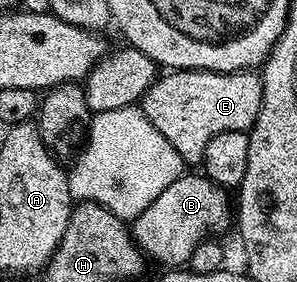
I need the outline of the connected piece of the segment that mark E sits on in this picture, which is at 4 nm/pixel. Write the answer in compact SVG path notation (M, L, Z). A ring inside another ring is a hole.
M170 70L159 75L154 85L142 95L140 107L142 112L176 146L176 154L180 154L183 165L201 165L202 155L216 134L224 134L228 130L249 133L256 122L256 114L260 114L260 98L262 97L262 77L257 71L245 72L196 72L193 70Z

